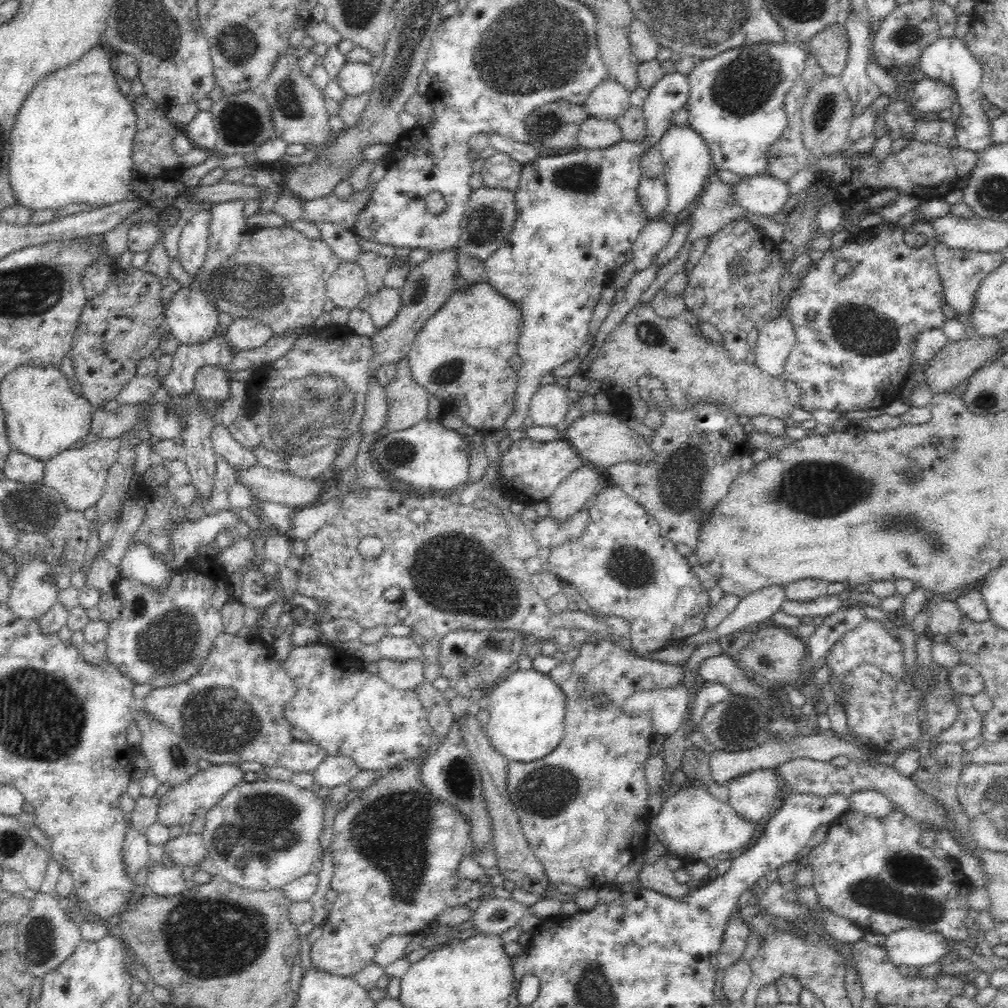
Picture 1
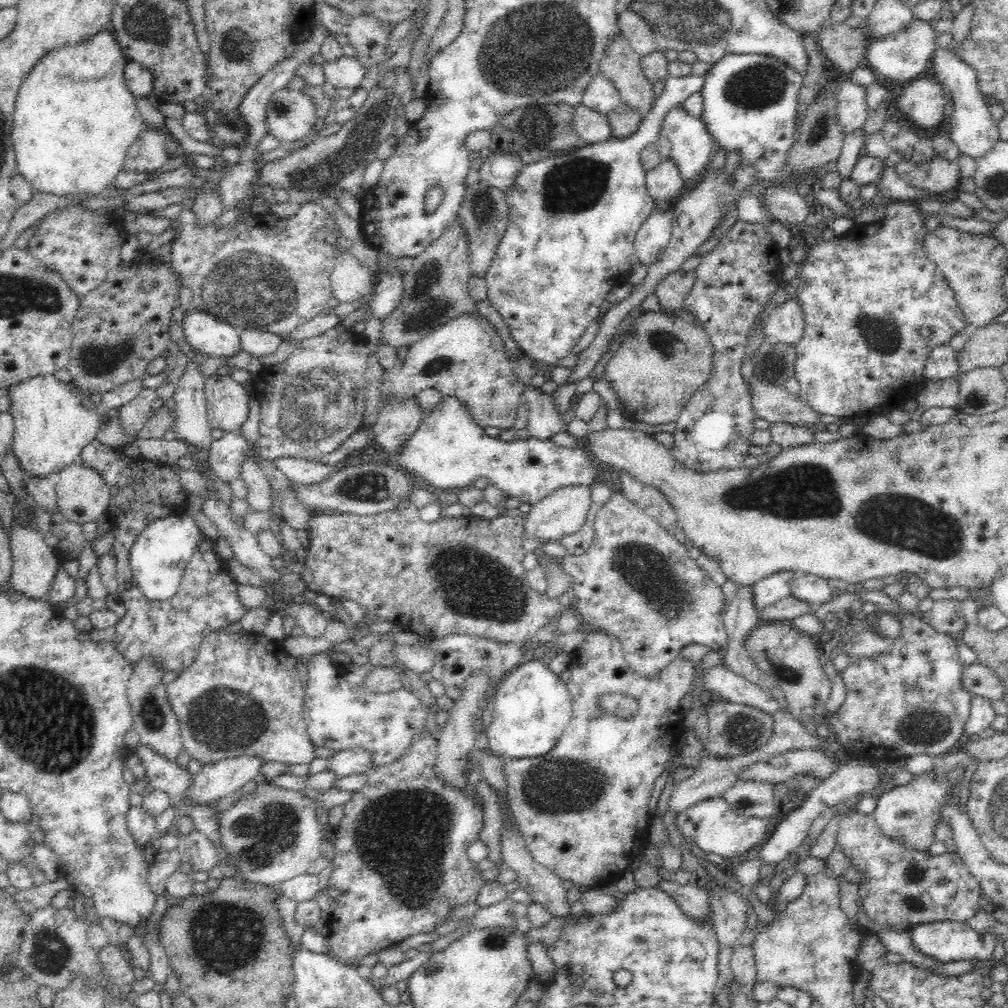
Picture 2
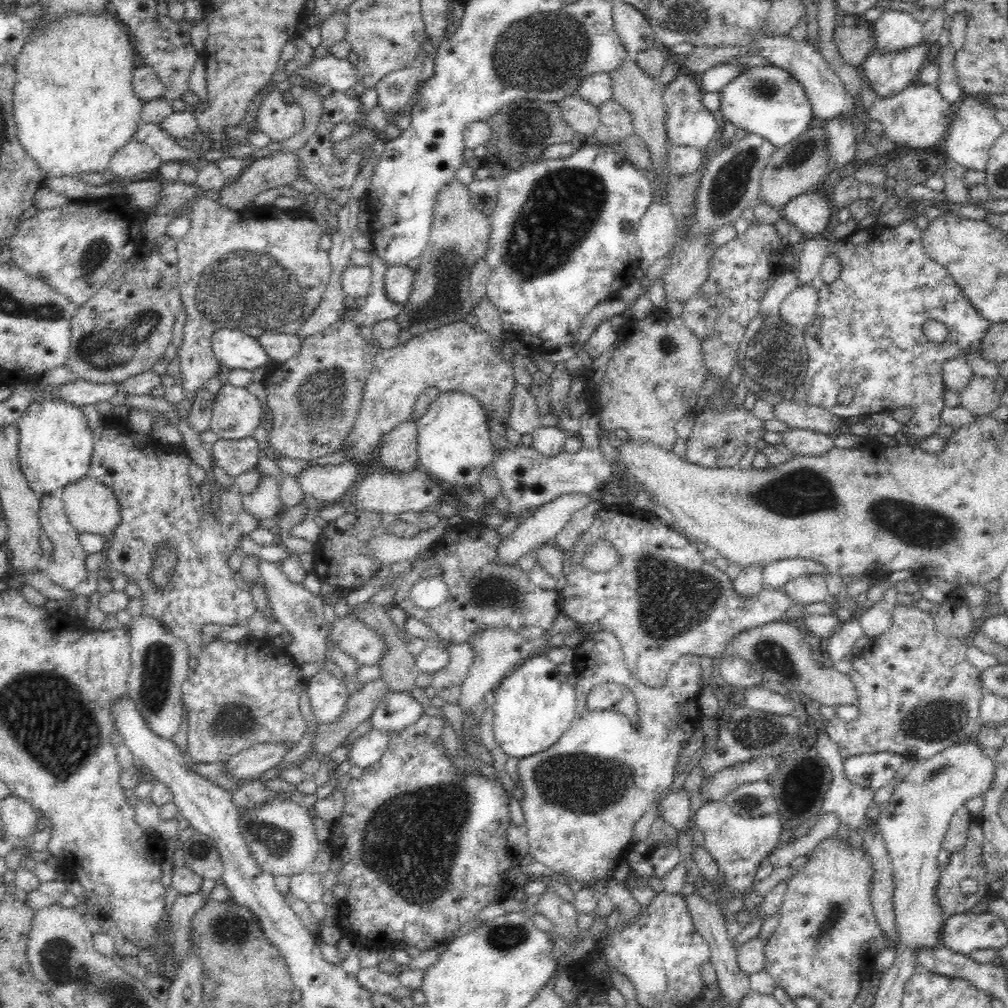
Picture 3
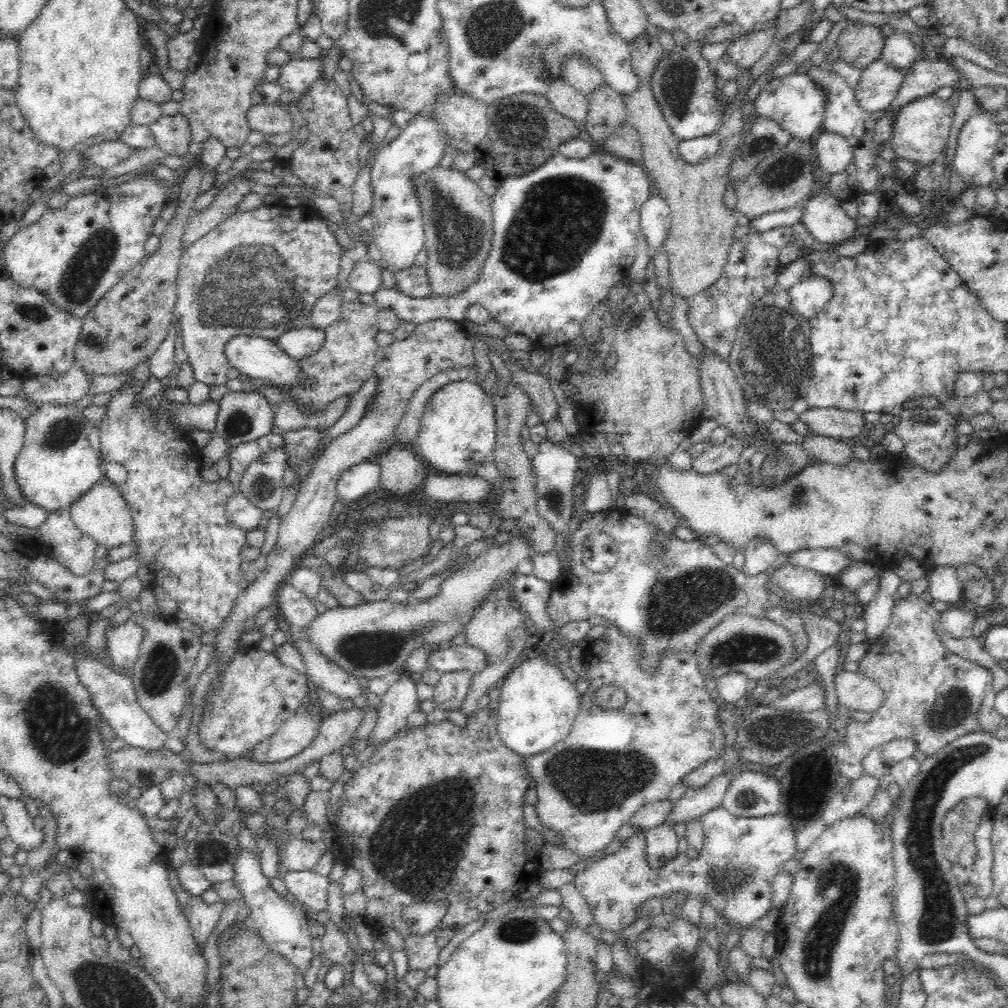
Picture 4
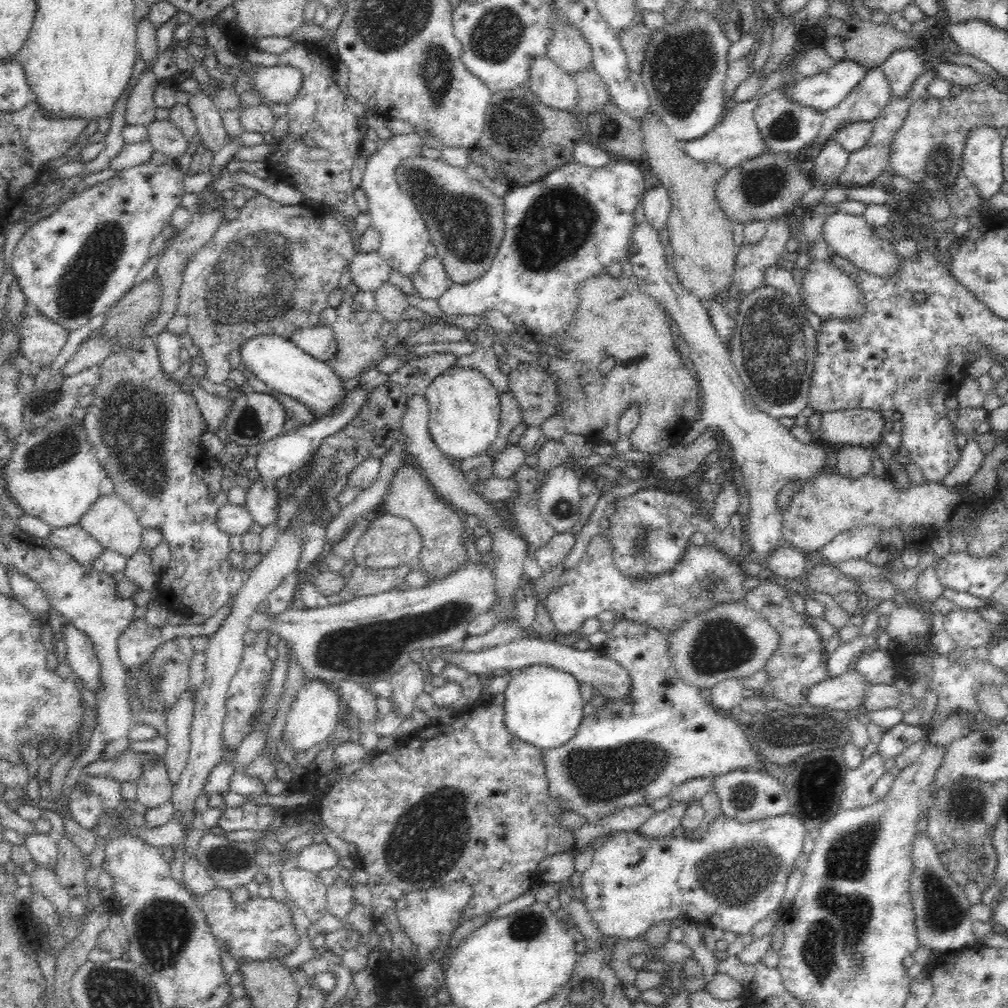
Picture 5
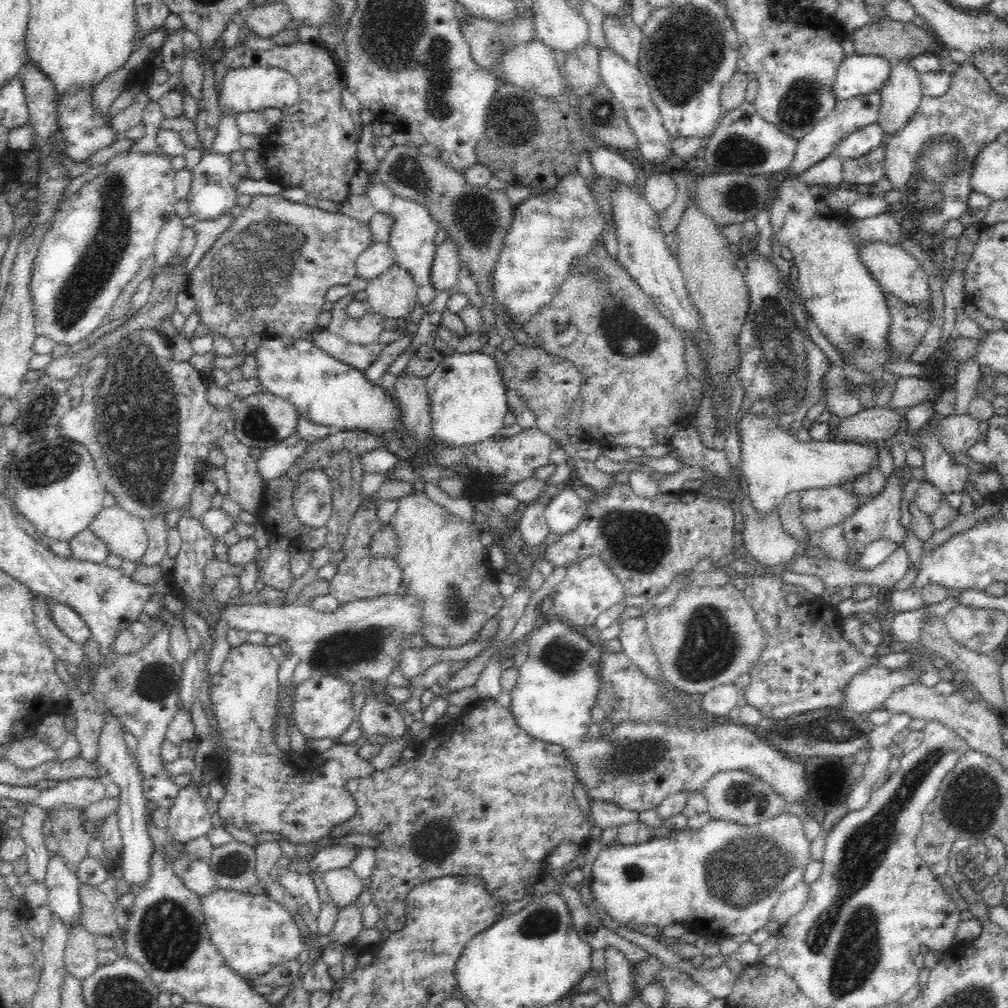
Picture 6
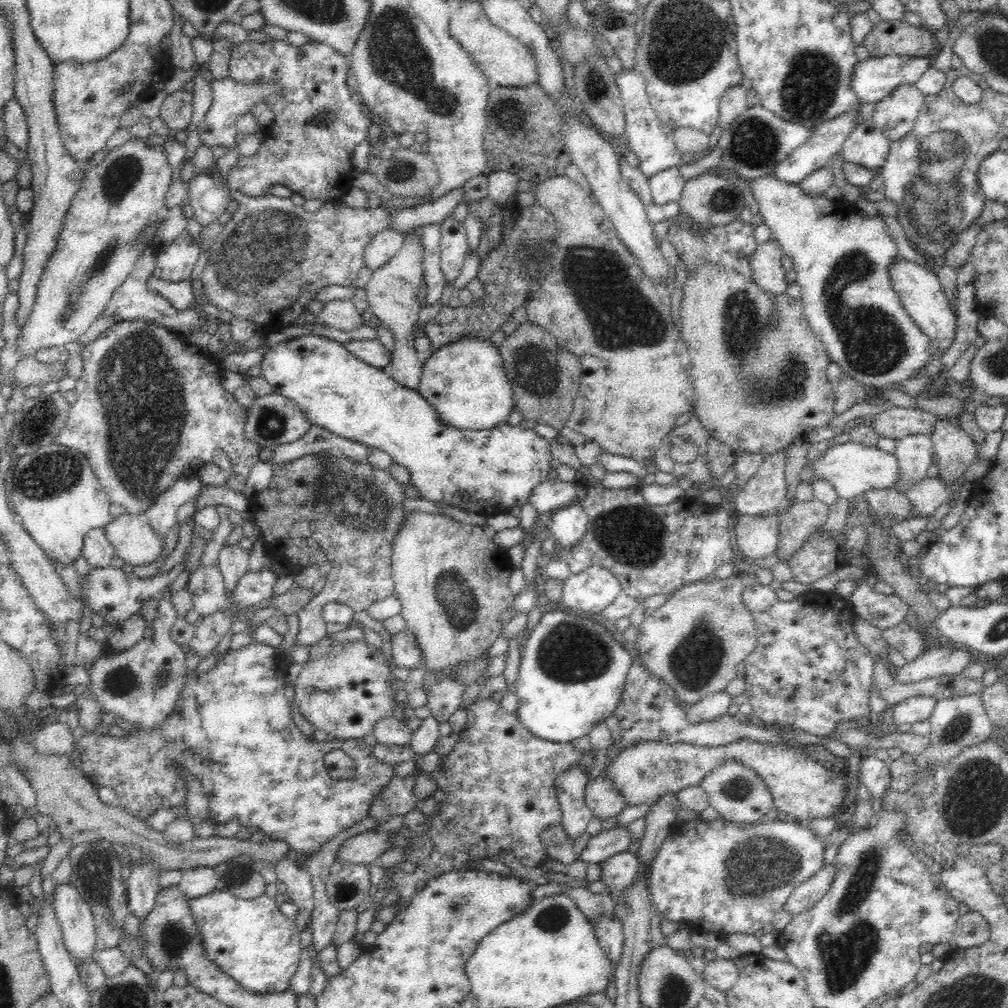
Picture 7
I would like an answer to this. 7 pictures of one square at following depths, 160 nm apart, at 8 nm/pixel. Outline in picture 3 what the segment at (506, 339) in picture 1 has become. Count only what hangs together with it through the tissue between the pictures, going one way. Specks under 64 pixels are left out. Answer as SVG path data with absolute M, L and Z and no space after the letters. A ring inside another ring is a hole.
M454 321L450 324L439 326L431 331L410 336L404 343L398 343L389 349L381 349L377 353L372 372L368 375L367 383L363 392L360 410L355 420L355 425L348 433L344 446L348 445L351 458L362 463L375 448L379 447L384 434L390 432L398 424L411 418L414 403L424 389L438 388L439 392L460 391L472 395L478 400L486 411L488 421L498 420L503 428L509 424L511 413L511 398L515 383L515 374L510 362L502 359L495 346L493 338L479 325L469 325L466 321Z

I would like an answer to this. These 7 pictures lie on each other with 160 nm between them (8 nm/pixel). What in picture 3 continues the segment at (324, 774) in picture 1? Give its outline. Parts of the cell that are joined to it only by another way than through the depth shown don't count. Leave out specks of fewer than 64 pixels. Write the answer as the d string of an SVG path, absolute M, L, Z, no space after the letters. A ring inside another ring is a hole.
M370 730L355 739L348 748L347 760L352 767L360 767L363 770L371 767L386 750L390 740L388 734L378 730Z

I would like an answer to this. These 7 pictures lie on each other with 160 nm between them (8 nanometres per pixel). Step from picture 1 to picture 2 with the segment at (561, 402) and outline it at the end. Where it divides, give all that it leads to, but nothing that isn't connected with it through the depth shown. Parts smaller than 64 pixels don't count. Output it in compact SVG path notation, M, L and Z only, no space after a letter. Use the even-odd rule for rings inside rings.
M528 385L523 388L522 401L528 409L526 429L531 437L550 439L552 434L566 430L566 422L550 393Z

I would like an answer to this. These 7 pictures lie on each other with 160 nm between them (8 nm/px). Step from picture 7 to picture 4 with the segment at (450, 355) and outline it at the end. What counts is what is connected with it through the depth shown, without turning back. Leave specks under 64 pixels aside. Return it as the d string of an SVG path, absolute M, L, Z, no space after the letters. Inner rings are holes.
M464 379L445 384L428 401L420 420L418 455L435 474L474 474L478 465L490 460L495 447L495 406L480 383Z

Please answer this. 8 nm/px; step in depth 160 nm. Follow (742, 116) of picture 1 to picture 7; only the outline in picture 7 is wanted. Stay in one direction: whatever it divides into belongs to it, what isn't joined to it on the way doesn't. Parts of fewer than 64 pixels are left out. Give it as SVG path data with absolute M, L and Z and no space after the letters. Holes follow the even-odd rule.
M888 55L888 56L870 56L862 61L854 64L852 70L852 80L850 80L850 87L856 93L858 100L862 104L871 107L873 104L882 100L902 82L908 84L915 84L924 70L932 64L931 57L922 56L908 56L908 55Z

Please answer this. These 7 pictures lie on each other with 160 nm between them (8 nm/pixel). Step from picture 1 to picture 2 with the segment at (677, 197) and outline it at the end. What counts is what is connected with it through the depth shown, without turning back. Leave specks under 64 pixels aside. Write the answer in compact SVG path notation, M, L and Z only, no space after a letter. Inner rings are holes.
M680 106L673 108L664 117L656 143L661 159L675 162L683 180L683 192L693 186L706 172L708 162L711 160L710 154L712 154L712 148L714 148L714 139L708 133L704 121L701 118L688 115Z

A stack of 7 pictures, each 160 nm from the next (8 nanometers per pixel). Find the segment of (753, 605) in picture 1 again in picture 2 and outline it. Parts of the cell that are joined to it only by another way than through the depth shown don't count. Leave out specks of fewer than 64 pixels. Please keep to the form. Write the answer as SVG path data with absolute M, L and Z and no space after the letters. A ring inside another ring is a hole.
M782 571L759 580L752 590L752 601L758 614L775 602L791 595L792 581L798 576L796 571Z

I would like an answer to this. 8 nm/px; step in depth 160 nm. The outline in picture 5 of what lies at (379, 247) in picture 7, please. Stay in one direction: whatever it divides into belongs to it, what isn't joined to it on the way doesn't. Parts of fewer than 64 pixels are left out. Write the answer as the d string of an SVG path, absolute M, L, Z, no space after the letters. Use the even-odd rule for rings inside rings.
M378 251L362 252L354 255L349 266L352 284L357 290L376 292L387 284L391 266L384 260Z

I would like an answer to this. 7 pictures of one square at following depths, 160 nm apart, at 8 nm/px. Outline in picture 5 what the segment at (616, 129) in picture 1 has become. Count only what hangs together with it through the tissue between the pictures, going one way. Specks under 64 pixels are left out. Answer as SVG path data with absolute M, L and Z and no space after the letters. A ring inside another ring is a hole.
M548 57L537 58L531 66L526 87L542 104L563 111L576 112L578 91L568 73Z

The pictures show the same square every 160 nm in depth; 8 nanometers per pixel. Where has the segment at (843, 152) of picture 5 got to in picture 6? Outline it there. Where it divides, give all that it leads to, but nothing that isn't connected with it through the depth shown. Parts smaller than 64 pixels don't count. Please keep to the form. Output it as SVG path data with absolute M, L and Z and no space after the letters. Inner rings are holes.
M835 152L816 162L811 168L808 168L800 175L806 185L821 185L826 188L836 188L843 181L843 162L844 158L838 156Z

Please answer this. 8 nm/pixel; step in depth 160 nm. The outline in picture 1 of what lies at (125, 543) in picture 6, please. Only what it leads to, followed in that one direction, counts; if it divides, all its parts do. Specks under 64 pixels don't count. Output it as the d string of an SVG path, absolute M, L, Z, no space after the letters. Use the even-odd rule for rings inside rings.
M121 438L97 439L80 448L72 448L58 452L58 454L44 461L43 482L60 493L61 499L70 510L84 511L94 506L104 492L109 468L118 456Z

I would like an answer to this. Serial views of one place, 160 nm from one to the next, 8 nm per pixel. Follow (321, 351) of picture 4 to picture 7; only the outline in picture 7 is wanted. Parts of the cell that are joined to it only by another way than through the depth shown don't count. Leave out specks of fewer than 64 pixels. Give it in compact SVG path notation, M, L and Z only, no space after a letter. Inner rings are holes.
M332 300L324 303L319 320L338 330L346 332L360 328L364 324L363 314L358 312L351 300Z

